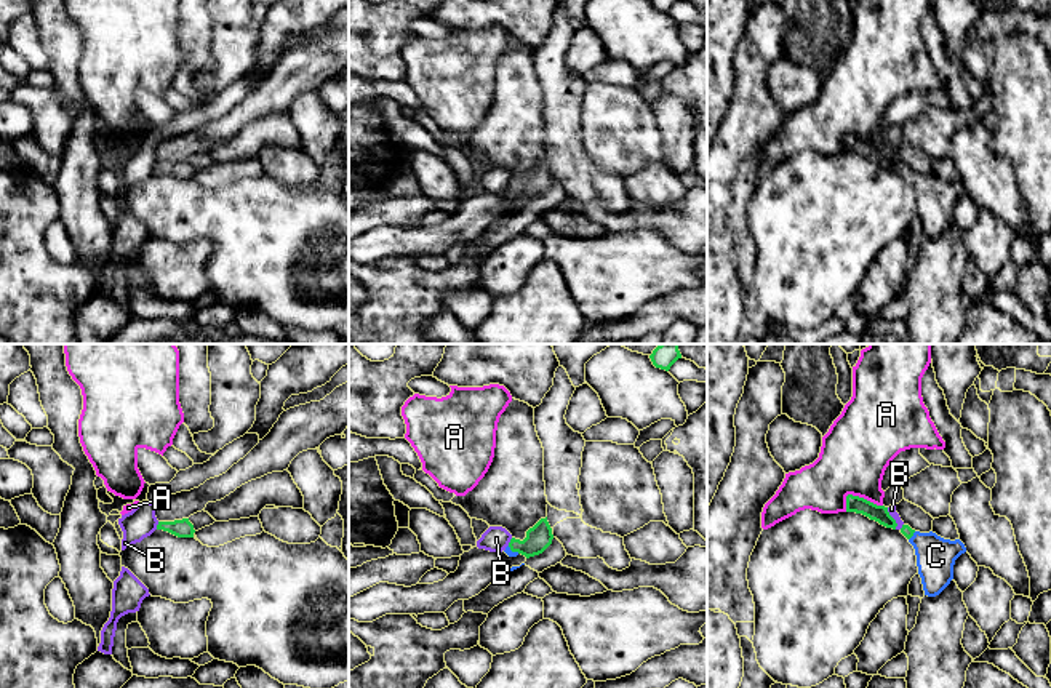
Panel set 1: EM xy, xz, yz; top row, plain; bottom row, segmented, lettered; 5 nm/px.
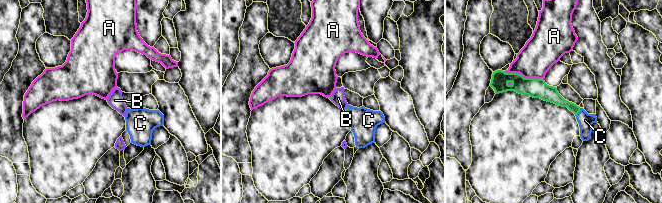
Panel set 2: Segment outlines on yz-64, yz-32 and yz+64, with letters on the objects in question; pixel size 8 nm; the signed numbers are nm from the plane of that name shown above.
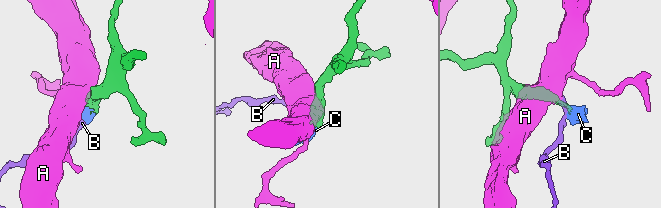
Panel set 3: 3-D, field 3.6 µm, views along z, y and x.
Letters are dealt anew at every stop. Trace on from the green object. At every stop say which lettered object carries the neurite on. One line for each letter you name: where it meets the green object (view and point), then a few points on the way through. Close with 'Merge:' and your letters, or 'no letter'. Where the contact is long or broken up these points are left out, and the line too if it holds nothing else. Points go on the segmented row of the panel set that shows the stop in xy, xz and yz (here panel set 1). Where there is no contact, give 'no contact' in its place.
C: contact xz (514, 551); way xz (538, 538), (528, 548), (514, 551), (507, 551)
Merge: C

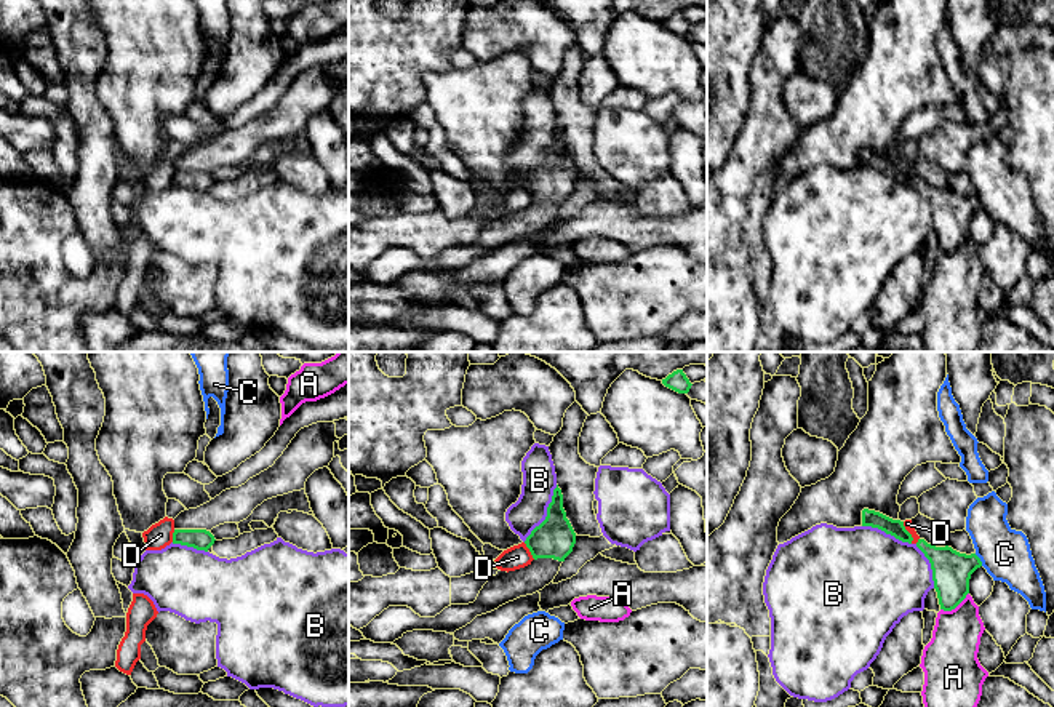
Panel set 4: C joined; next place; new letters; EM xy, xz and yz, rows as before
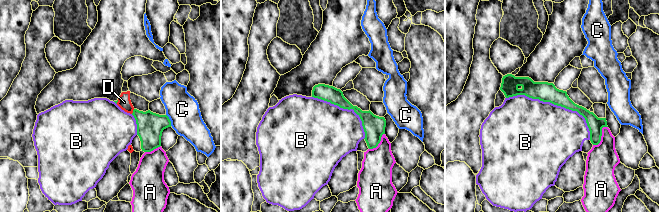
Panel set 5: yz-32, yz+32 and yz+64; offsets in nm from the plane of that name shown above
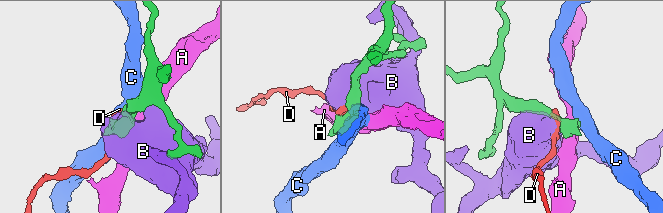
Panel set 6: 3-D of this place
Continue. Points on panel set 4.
Merge: no letter

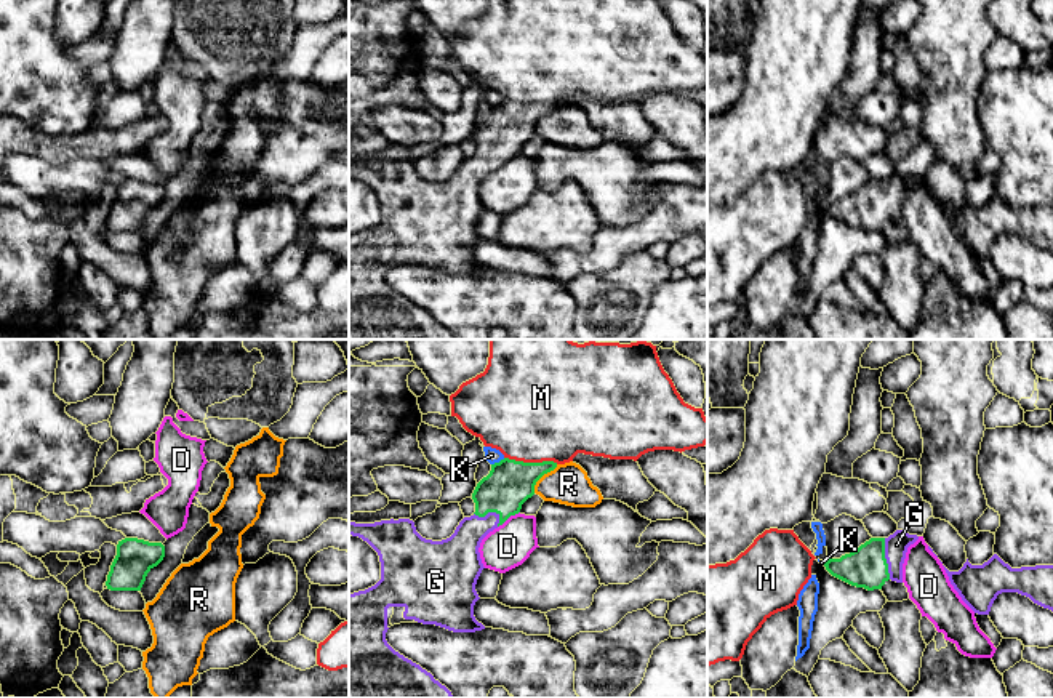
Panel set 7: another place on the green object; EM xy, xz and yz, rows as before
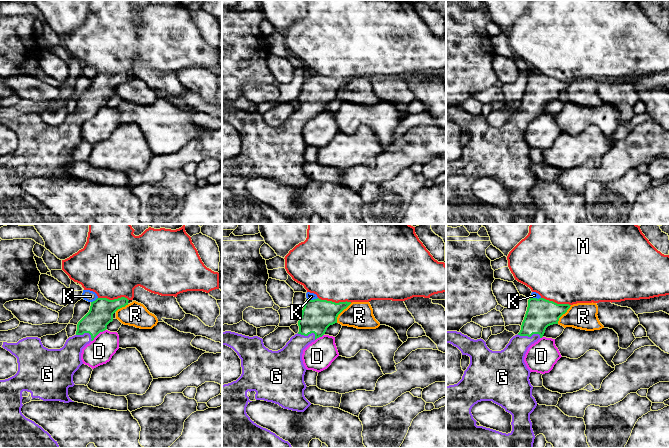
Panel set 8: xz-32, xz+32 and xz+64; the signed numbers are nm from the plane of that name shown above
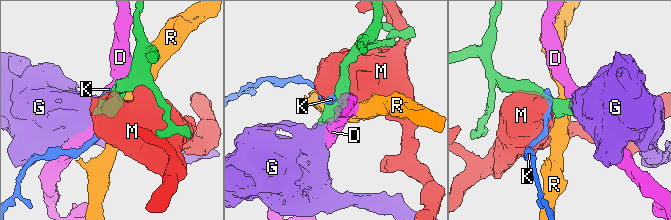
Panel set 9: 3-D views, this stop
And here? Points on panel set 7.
G: contact yz (885, 559); way yz (866, 567), (885, 559), (896, 545)
Merge: G

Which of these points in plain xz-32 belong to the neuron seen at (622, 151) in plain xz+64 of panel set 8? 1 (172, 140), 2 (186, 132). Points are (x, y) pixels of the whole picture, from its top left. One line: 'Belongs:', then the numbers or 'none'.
Belongs: none

